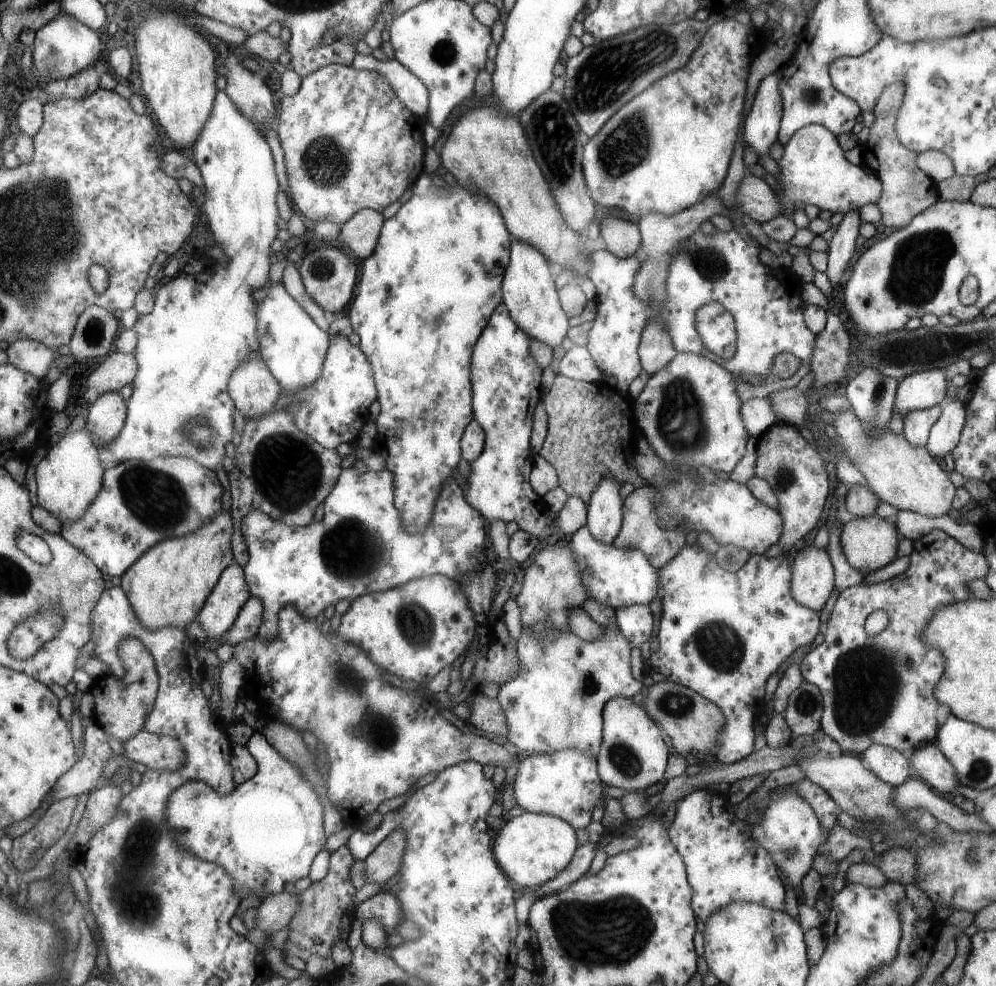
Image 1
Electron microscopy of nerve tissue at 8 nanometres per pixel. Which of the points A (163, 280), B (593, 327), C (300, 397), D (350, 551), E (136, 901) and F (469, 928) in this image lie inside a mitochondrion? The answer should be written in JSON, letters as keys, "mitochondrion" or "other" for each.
{"A":"other","B":"other","C":"other","D":"mitochondrion","E":"mitochondrion","F":"other"}

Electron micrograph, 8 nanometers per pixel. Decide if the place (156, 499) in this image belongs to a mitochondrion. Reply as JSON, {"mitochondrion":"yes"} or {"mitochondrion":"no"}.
{"mitochondrion":"yes"}

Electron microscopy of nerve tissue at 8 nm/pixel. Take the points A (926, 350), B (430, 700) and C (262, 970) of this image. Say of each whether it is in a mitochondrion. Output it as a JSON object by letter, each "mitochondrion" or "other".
{"A":"mitochondrion","B":"other","C":"other"}

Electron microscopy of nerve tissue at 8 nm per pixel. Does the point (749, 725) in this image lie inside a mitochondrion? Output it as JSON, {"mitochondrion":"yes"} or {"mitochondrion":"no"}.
{"mitochondrion":"no"}

